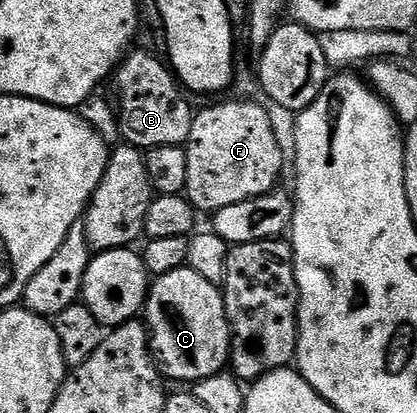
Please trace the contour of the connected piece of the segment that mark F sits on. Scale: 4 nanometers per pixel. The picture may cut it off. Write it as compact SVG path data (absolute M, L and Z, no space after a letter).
M232 100L229 104L216 104L213 108L204 108L192 117L190 134L186 145L188 153L188 187L186 199L197 213L214 214L219 208L234 206L238 202L253 200L273 191L280 180L280 171L284 168L284 152L280 149L280 140L276 137L276 128L272 125L272 116L260 104L251 104L248 100Z

